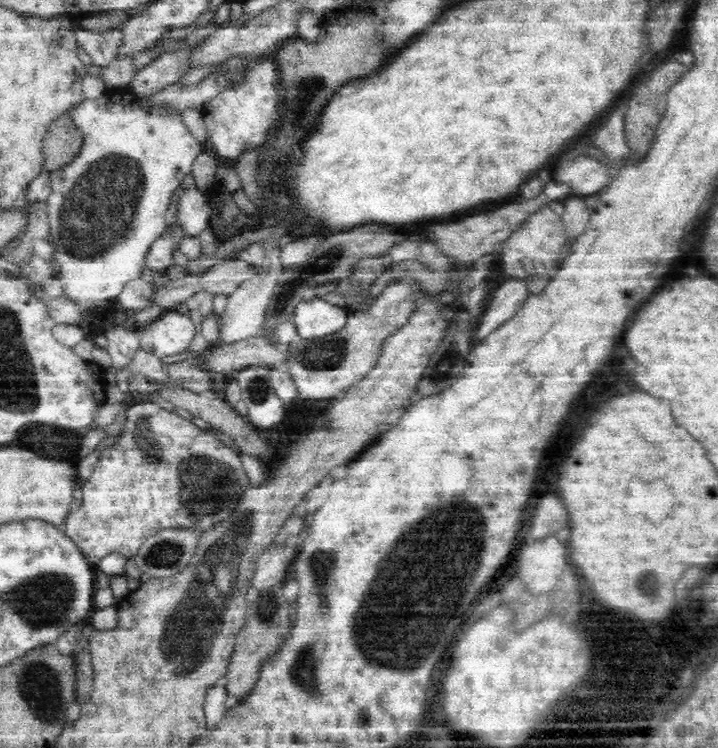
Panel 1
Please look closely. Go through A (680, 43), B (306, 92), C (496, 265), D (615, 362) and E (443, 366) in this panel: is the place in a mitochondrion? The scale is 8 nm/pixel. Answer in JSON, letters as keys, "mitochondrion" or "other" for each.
{"A":"other","B":"mitochondrion","C":"other","D":"other","E":"mitochondrion"}

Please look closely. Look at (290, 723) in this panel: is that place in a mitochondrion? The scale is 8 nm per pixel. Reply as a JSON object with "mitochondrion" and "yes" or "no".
{"mitochondrion":"no"}

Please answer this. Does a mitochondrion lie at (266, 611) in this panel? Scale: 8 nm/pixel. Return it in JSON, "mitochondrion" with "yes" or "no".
{"mitochondrion":"yes"}

